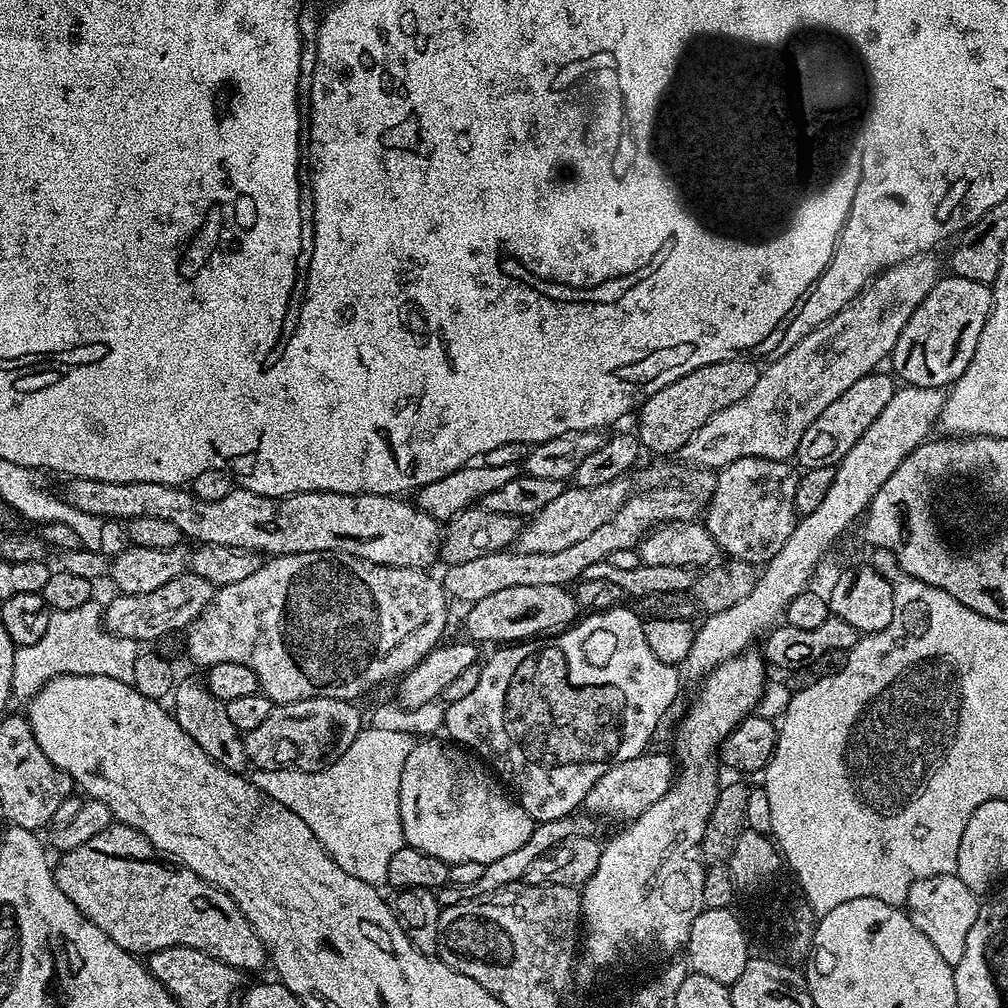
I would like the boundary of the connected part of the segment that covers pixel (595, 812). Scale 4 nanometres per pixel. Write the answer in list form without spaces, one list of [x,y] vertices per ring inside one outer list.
[[[649,750],[636,758],[628,758],[606,770],[586,794],[583,809],[592,816],[622,818],[624,822],[636,819],[649,809],[675,781],[676,764],[673,757]]]

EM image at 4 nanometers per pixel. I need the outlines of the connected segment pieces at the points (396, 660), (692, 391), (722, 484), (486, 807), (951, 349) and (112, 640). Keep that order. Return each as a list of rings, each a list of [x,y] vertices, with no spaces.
[[[311,552],[310,554],[286,554],[273,556],[261,563],[254,574],[242,578],[242,582],[230,582],[230,586],[216,588],[212,601],[206,606],[193,624],[186,629],[188,635],[188,656],[196,664],[211,666],[218,662],[238,662],[238,666],[250,666],[260,682],[260,691],[272,699],[273,705],[302,702],[310,698],[338,698],[355,701],[367,688],[380,684],[383,680],[399,677],[409,672],[427,652],[445,639],[444,627],[448,624],[449,597],[444,585],[422,568],[395,568],[385,564],[375,564],[345,552]]]
[[[748,358],[739,360],[723,360],[710,366],[702,366],[674,382],[670,386],[662,386],[658,394],[651,396],[645,404],[641,404],[635,417],[635,435],[638,437],[641,449],[657,452],[657,457],[664,458],[667,452],[679,453],[686,442],[700,427],[718,410],[726,410],[726,406],[734,406],[754,390],[754,382],[758,382],[761,374],[759,367],[755,368]]]
[[[740,456],[738,462],[730,462],[716,472],[714,494],[703,513],[702,523],[714,538],[717,549],[725,557],[763,566],[770,558],[774,558],[774,554],[778,554],[778,550],[782,550],[782,546],[786,546],[786,538],[794,534],[798,519],[795,508],[795,486],[798,476],[796,472],[792,473],[791,467],[793,468],[791,463],[783,460]]]
[[[440,738],[421,739],[410,750],[406,766],[402,766],[400,822],[405,845],[445,860],[448,864],[482,862],[488,865],[526,843],[534,821],[530,814],[526,814],[524,807],[509,795],[505,785],[475,755],[455,743],[447,743],[443,744]]]
[[[945,276],[945,280],[944,277],[937,279],[930,294],[926,294],[924,301],[916,307],[902,334],[898,334],[898,342],[890,357],[891,371],[913,388],[944,390],[962,378],[966,366],[970,366],[970,358],[974,358],[974,350],[978,350],[982,326],[986,326],[986,318],[992,313],[989,285],[970,282],[970,278],[961,276]]]
[[[92,601],[77,609],[51,611],[45,634],[32,646],[18,646],[14,656],[13,697],[31,701],[37,691],[56,676],[98,676],[131,683],[140,653],[139,643],[109,631],[103,622],[103,607]]]

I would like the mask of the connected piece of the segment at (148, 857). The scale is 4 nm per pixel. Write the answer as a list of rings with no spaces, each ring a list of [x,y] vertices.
[[[113,822],[106,830],[102,830],[102,834],[94,834],[94,838],[90,838],[88,844],[71,848],[68,852],[63,853],[59,859],[60,861],[55,861],[54,864],[58,890],[62,890],[62,894],[66,894],[66,898],[70,898],[70,902],[74,902],[74,906],[78,906],[78,910],[82,915],[90,922],[94,922],[94,926],[98,926],[98,930],[102,930],[102,934],[106,934],[111,940],[118,942],[118,946],[122,946],[122,950],[133,954],[151,954],[163,948],[173,948],[174,946],[197,948],[222,962],[226,962],[230,966],[240,969],[241,973],[244,974],[256,972],[263,964],[266,964],[264,944],[258,938],[258,934],[252,929],[252,923],[242,914],[240,907],[221,888],[215,888],[212,884],[207,884],[198,874],[194,874],[194,870],[190,870],[186,865],[173,860],[166,853],[158,851],[141,832],[134,830],[128,824]]]

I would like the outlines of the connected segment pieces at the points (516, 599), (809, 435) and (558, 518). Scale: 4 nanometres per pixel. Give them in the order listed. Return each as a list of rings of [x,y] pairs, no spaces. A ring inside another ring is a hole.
[[[509,586],[507,590],[498,590],[495,594],[482,598],[478,603],[471,605],[467,612],[464,628],[468,631],[469,641],[489,640],[492,646],[507,646],[513,642],[540,638],[569,627],[577,619],[578,605],[575,595],[564,586]]]
[[[877,370],[858,378],[858,382],[850,386],[850,390],[838,394],[838,398],[834,398],[834,402],[830,402],[830,406],[826,406],[826,410],[822,410],[822,414],[818,414],[818,418],[814,418],[810,426],[806,426],[806,434],[802,434],[794,457],[795,463],[801,464],[801,469],[835,466],[842,458],[846,458],[846,454],[850,454],[854,442],[858,442],[858,438],[862,438],[862,434],[870,430],[870,422],[874,422],[874,418],[882,414],[886,402],[894,398],[897,381],[885,372]]]
[[[621,478],[614,482],[606,482],[602,486],[593,488],[565,487],[554,502],[540,511],[537,516],[531,517],[521,527],[518,537],[518,548],[522,552],[534,554],[554,554],[554,550],[566,550],[566,546],[574,546],[574,542],[582,542],[589,534],[594,534],[602,522],[610,522],[610,518],[616,513],[630,495],[629,481]]]

